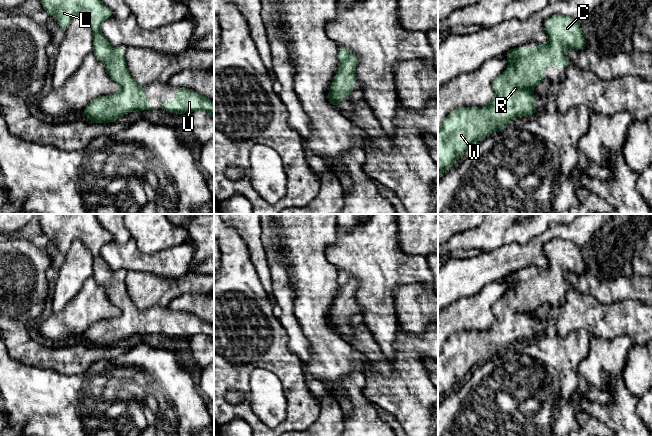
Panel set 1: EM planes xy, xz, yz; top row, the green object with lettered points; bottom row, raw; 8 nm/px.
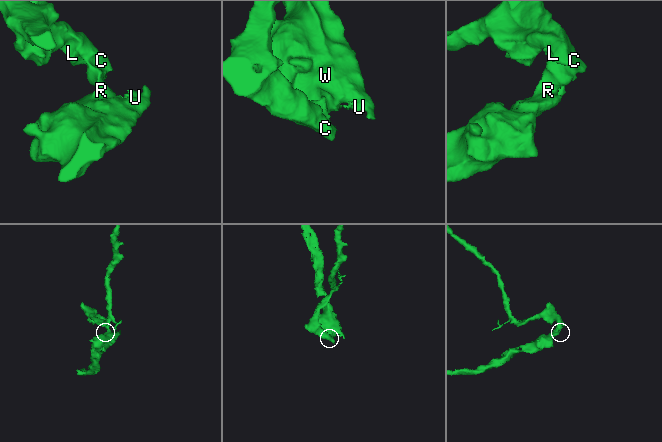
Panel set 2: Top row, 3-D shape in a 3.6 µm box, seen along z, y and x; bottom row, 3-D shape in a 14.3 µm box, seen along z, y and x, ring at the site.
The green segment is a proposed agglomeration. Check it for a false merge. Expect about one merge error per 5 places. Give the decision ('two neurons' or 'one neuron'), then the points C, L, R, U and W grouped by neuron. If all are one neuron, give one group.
one neuron | C L R U W

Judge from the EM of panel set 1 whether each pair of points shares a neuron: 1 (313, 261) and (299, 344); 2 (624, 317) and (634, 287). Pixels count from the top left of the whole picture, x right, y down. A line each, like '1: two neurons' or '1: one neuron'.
1: two neurons
2: two neurons

